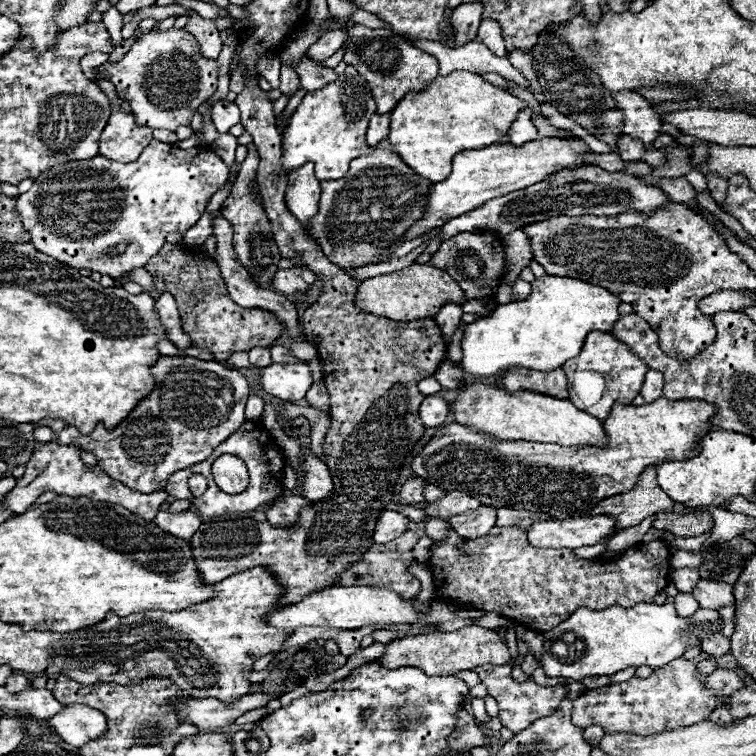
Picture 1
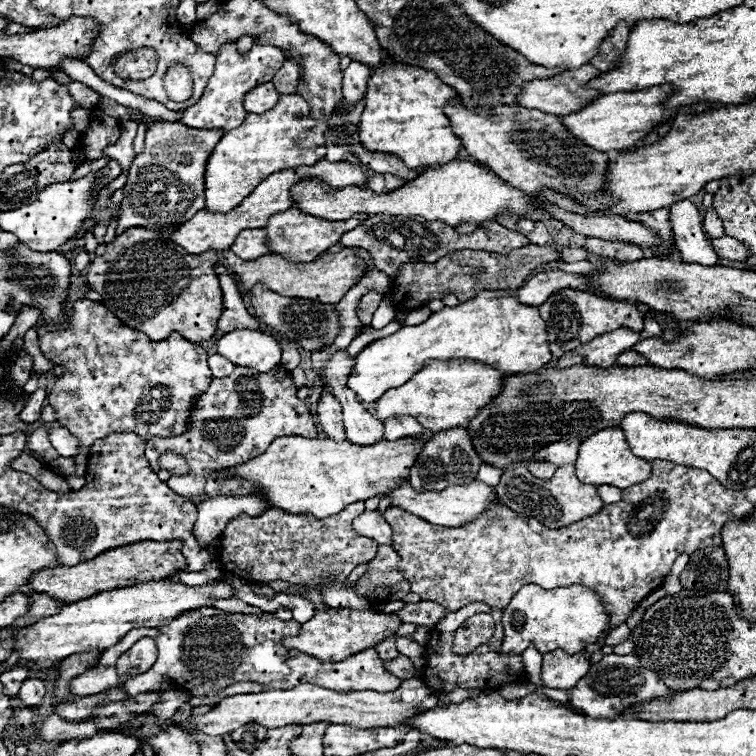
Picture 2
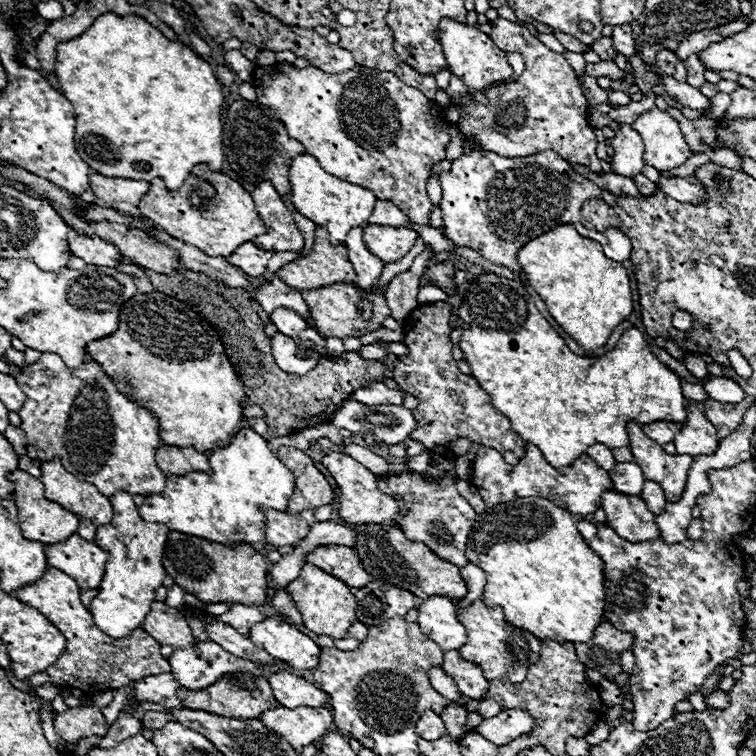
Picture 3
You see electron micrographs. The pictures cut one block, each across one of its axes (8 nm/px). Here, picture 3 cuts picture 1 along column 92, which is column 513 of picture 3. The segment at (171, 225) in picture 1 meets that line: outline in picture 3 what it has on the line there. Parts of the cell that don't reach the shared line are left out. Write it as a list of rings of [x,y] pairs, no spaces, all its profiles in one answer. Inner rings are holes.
[[[466,150],[452,162],[450,172],[440,172],[440,184],[444,234],[458,246],[478,252],[492,264],[514,272],[520,270],[516,252],[532,238],[562,224],[574,224],[580,236],[600,242],[610,260],[624,262],[630,258],[632,244],[618,228],[606,228],[604,232],[584,228],[580,216],[582,204],[602,196],[602,190],[574,172],[568,162],[552,150],[524,158],[504,158],[496,156],[496,152]]]

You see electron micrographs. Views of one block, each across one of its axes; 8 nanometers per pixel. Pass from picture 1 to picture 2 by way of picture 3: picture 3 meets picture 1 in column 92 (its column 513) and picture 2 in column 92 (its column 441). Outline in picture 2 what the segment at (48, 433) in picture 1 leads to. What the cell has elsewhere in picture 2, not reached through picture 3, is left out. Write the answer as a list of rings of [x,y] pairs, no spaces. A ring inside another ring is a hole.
[[[76,300],[66,304],[70,312],[70,320],[66,328],[50,326],[50,324],[36,324],[40,350],[42,354],[64,366],[64,374],[54,382],[54,388],[48,394],[48,402],[56,410],[56,418],[62,422],[78,438],[78,454],[72,456],[76,464],[76,476],[86,474],[88,450],[98,440],[112,432],[136,432],[142,438],[152,436],[178,436],[186,430],[190,408],[194,398],[202,394],[210,380],[212,372],[206,364],[206,350],[200,344],[188,342],[178,332],[172,332],[166,340],[154,342],[144,332],[132,330],[124,326],[108,308],[92,300]]]

